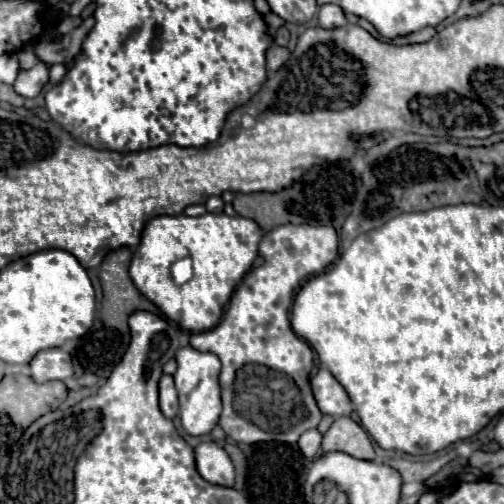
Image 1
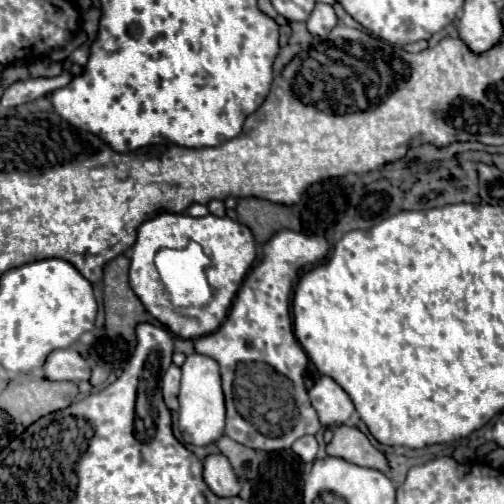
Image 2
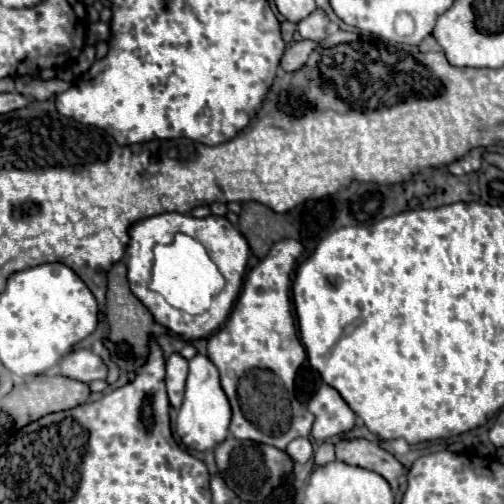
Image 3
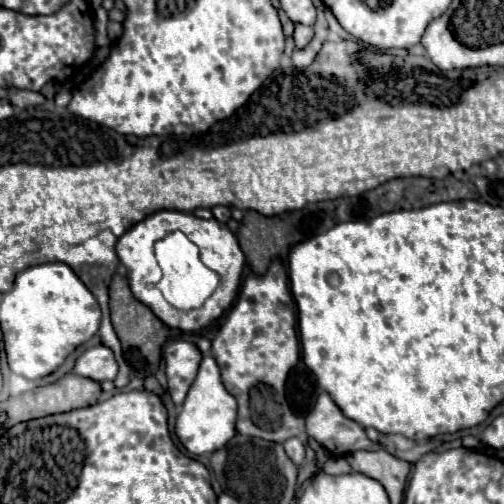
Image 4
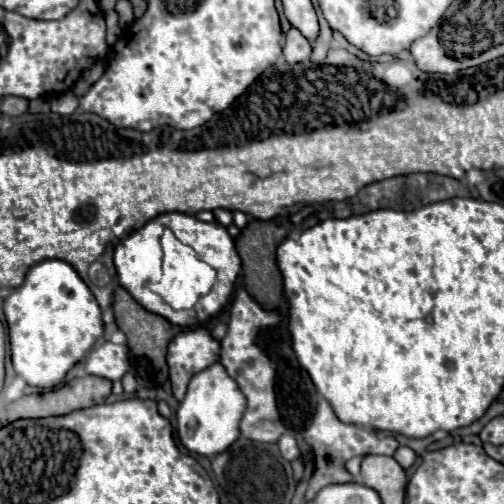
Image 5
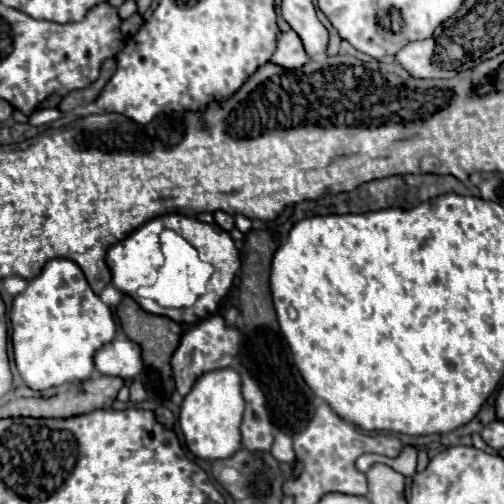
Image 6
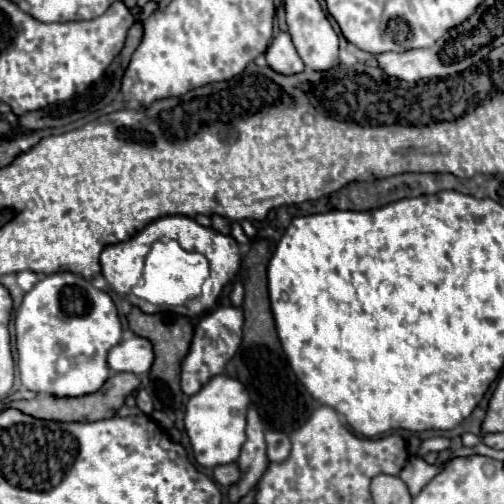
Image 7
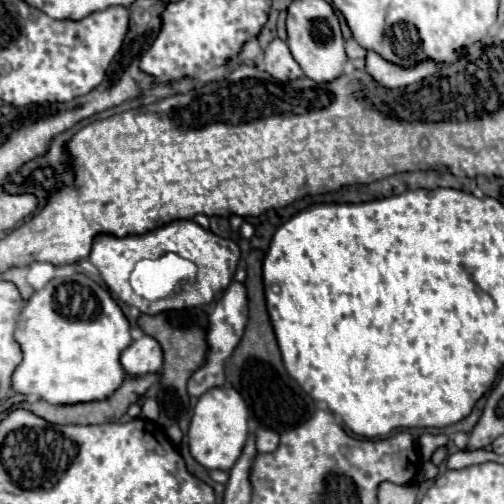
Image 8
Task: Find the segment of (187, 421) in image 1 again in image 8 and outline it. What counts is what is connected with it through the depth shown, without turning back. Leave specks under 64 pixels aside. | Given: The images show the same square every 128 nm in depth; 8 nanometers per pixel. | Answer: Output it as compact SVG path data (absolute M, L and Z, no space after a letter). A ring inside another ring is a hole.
M232 386L210 388L194 406L188 428L188 444L194 460L208 470L230 470L248 438L248 406Z

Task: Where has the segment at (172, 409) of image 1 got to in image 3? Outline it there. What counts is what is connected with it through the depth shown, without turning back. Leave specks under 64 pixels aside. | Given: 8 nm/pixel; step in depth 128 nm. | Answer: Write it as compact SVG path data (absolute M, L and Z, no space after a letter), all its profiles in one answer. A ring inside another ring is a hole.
M172 354L166 360L166 390L172 408L180 408L184 396L184 382L188 376L188 362L180 354Z

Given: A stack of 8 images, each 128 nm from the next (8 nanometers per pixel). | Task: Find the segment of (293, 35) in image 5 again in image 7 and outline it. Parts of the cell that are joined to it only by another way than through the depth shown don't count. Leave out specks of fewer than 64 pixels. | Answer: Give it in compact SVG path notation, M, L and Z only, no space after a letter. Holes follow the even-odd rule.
M280 32L266 50L266 62L272 70L280 74L298 74L304 70L304 62L300 60L292 38L288 32Z

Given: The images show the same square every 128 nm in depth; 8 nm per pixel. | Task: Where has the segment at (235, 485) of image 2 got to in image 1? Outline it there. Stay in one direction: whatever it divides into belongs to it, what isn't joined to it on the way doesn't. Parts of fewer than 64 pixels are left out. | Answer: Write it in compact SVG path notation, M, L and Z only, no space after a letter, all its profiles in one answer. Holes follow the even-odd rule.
M200 442L194 448L196 468L204 480L218 486L234 486L236 468L226 450L216 442Z

